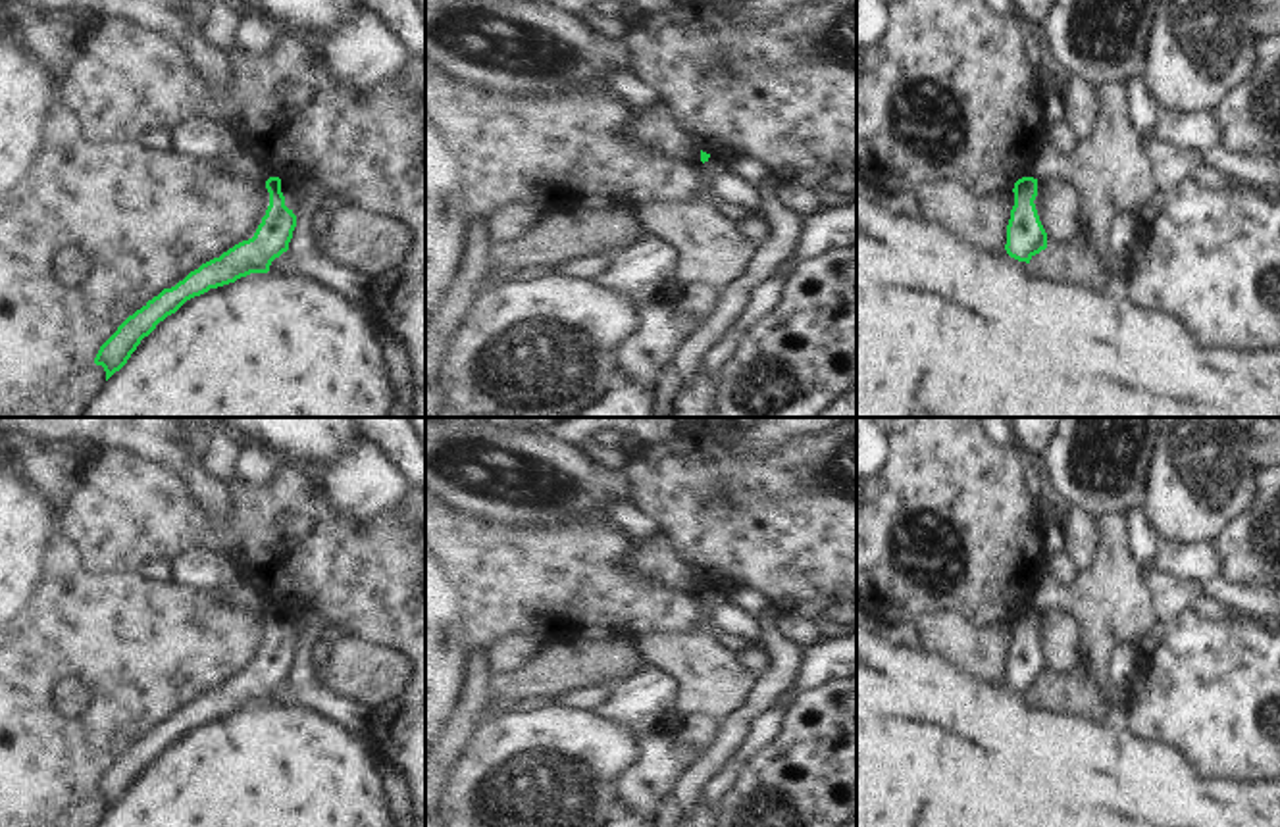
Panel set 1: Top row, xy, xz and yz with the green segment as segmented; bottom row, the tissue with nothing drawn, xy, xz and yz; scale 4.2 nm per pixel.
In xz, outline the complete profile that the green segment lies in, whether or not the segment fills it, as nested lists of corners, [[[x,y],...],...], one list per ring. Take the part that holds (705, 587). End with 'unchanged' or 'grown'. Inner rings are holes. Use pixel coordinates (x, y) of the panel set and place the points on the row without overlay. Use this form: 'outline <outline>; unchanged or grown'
outline [[[701,581],[701,592],[708,594],[716,606],[716,621],[720,629],[733,633],[749,642],[762,646],[762,623],[756,615],[735,606],[726,587],[706,585]]]; grown

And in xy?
outline [[[269,608],[266,619],[269,637],[252,669],[243,671],[191,702],[171,719],[164,719],[141,740],[129,746],[117,762],[100,777],[94,794],[106,802],[106,812],[119,802],[141,771],[148,767],[160,752],[175,744],[187,731],[235,714],[250,704],[268,704],[275,689],[289,681],[296,646],[285,637],[287,625],[298,614],[289,608]]]; grown

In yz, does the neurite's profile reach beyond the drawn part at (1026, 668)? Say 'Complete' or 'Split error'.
Complete.

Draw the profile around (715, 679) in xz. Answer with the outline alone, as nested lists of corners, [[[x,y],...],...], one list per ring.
[[[701,592],[701,602],[706,617],[693,631],[656,631],[635,640],[649,664],[681,681],[681,714],[706,714],[722,721],[745,704],[758,671],[743,652],[716,639],[720,625],[708,592]]]

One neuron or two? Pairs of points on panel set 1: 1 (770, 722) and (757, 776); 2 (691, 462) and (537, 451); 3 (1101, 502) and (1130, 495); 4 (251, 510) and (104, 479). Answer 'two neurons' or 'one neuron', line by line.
1: two neurons
2: one neuron
3: one neuron
4: one neuron

